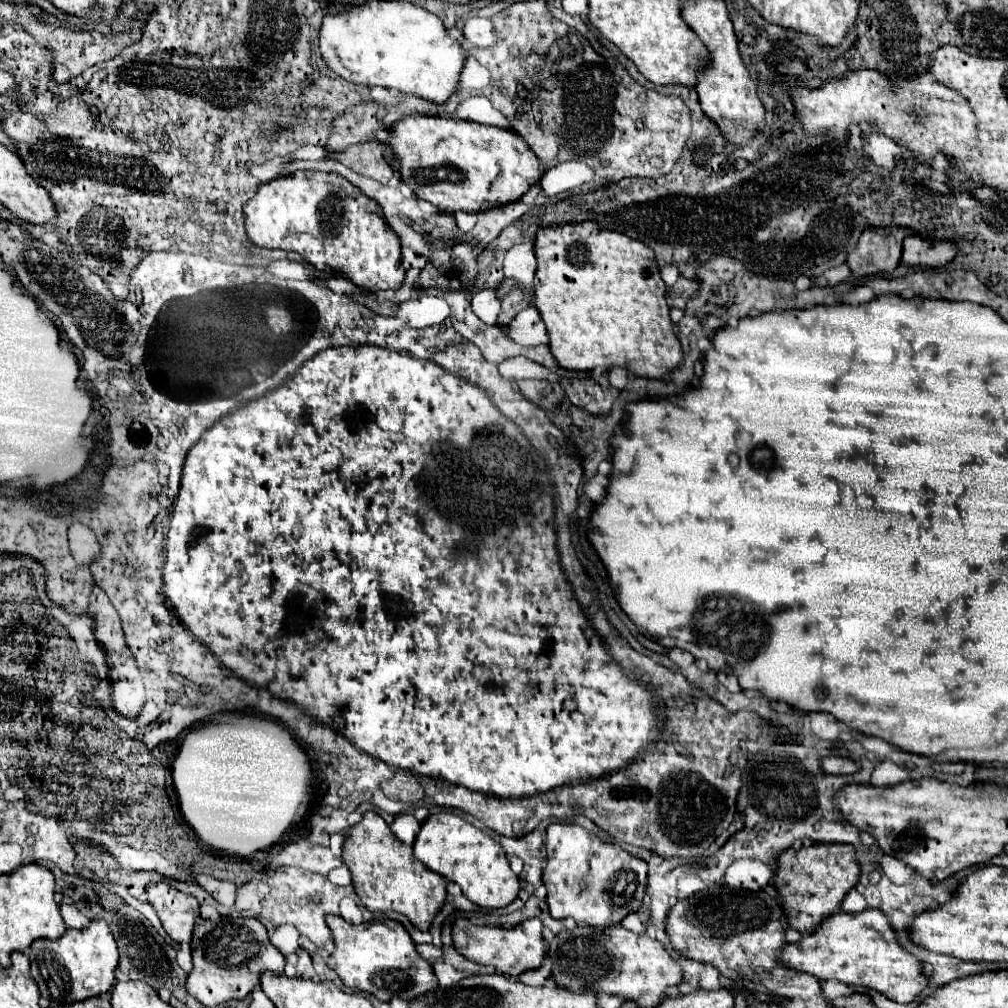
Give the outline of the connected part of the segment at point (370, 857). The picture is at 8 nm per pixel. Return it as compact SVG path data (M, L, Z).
M373 811L363 815L363 821L349 827L343 843L343 863L349 867L353 877L355 893L363 907L369 911L397 911L403 913L417 929L427 931L433 917L445 903L445 877L431 871L413 857L411 845L395 839L385 819Z

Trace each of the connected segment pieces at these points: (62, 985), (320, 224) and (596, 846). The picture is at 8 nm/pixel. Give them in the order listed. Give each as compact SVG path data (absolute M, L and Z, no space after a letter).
M93 919L89 923L89 927L85 929L67 929L63 937L51 941L51 939L39 939L35 943L31 943L29 947L29 959L31 959L31 977L37 981L41 995L45 997L45 993L49 995L49 999L53 1003L59 1005L71 1005L75 1001L81 999L89 999L101 993L107 993L111 989L111 985L115 983L115 967L119 961L119 951L115 945L115 939L107 927L107 923L103 923L101 919Z
M297 171L259 185L259 191L243 207L245 231L253 245L265 249L283 249L299 253L309 265L319 271L329 271L337 277L345 277L357 287L377 293L383 289L399 289L405 279L401 265L401 243L393 229L383 219L381 207L353 187L345 177L319 171Z
M553 823L547 827L547 865L543 869L543 885L547 889L547 903L551 905L549 913L553 919L573 917L577 925L589 925L595 929L607 929L619 923L625 915L639 911L645 887L647 887L647 863L631 857L625 849L615 843L603 843L597 835L573 823Z

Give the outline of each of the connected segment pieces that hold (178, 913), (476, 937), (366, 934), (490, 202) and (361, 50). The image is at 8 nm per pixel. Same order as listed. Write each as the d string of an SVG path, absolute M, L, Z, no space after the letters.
M149 883L147 901L161 919L163 929L177 943L189 943L193 925L199 917L199 903L193 895L181 893L167 883Z
M459 917L453 923L451 933L453 933L455 947L463 957L479 965L491 965L503 975L517 977L529 969L539 967L541 961L545 959L541 929L543 929L543 923L539 919L527 919L507 929L507 927L479 927L479 925L473 925L469 919Z
M327 915L327 927L335 941L335 951L329 955L327 965L339 975L345 987L373 993L381 1001L389 1001L393 995L411 1001L417 995L437 989L439 983L429 961L419 957L415 943L403 927L375 921L351 925L337 915Z
M409 115L391 125L391 141L389 147L393 151L391 169L397 173L399 161L399 177L413 189L417 199L429 201L441 211L489 211L493 207L501 207L521 199L531 187L539 185L543 169L529 149L529 145L515 133L507 129L499 129L493 125L481 125L473 121L449 119L443 115Z
M371 1L353 7L351 11L325 15L319 29L319 49L329 69L347 81L353 81L357 85L379 85L385 89L397 89L433 103L445 103L453 93L457 93L459 73L465 63L465 51L455 39L447 35L443 21L423 7L407 1Z

